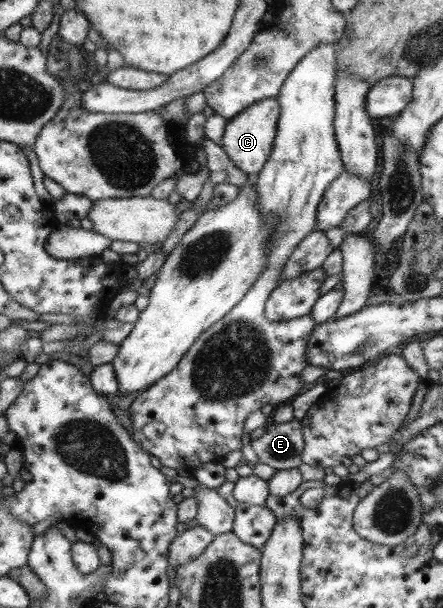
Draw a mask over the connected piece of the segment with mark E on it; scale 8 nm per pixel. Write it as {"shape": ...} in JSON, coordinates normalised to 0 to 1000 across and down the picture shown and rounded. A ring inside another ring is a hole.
{"shape":[[[661,688],[643,696],[605,694],[591,707],[569,715],[564,734],[582,758],[619,773],[670,770],[682,762],[677,748],[686,735],[677,692]]]}

